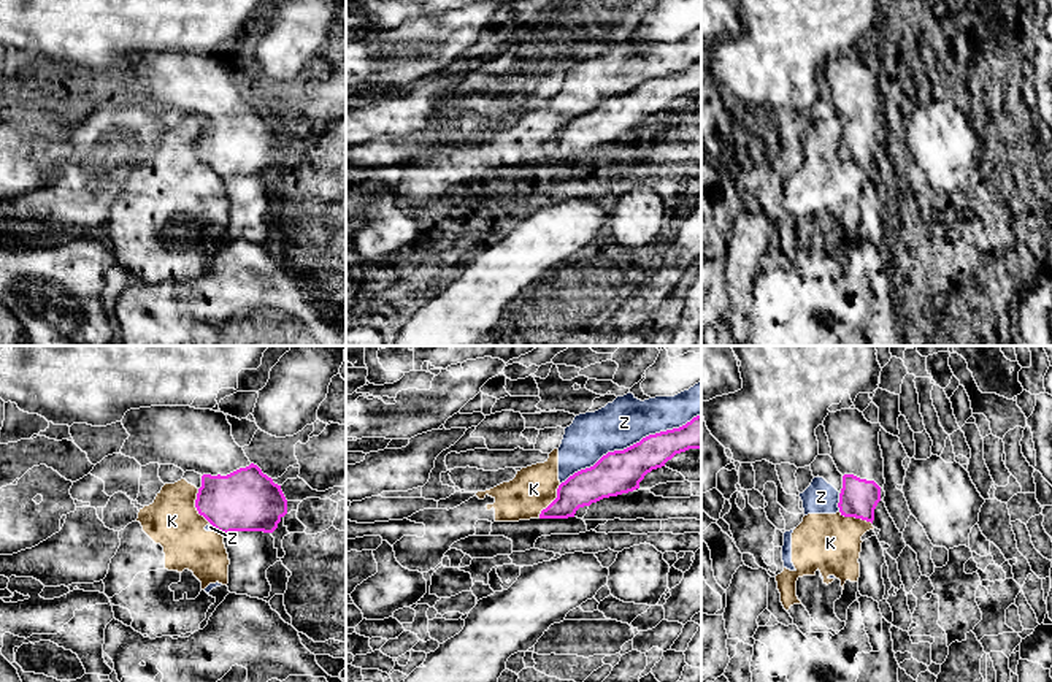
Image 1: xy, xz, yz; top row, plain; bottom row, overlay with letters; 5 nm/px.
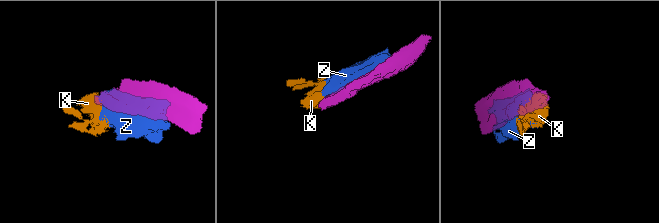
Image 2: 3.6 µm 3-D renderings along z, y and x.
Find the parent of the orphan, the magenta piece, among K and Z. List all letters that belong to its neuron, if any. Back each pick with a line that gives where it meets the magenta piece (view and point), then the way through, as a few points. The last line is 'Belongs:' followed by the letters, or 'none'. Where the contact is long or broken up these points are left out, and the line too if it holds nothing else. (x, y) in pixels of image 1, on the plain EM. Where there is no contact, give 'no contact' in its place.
Belongs: none

